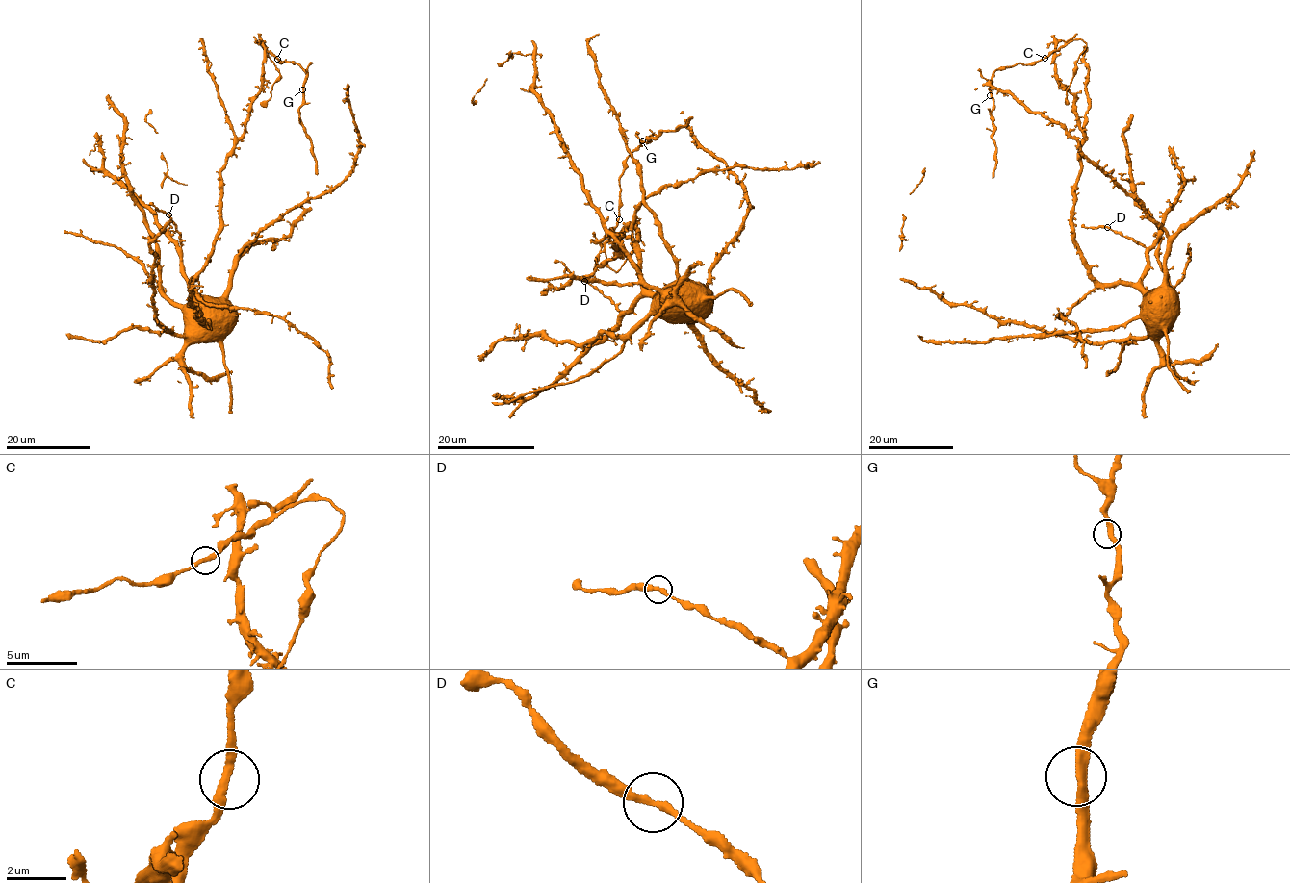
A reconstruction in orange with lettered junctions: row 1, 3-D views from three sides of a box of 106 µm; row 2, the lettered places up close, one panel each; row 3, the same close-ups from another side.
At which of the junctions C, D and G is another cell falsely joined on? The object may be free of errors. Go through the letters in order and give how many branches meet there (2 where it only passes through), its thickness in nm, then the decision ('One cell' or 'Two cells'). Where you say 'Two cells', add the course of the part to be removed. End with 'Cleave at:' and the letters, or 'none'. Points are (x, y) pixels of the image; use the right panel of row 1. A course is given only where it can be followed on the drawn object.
C: Branches: 2. Thickness 280 nm. One cell
D: Branches: 2. Thickness 260 nm. One cell
G: Branches: 2. Thickness 320 nm. One cell
Cleave at: none

